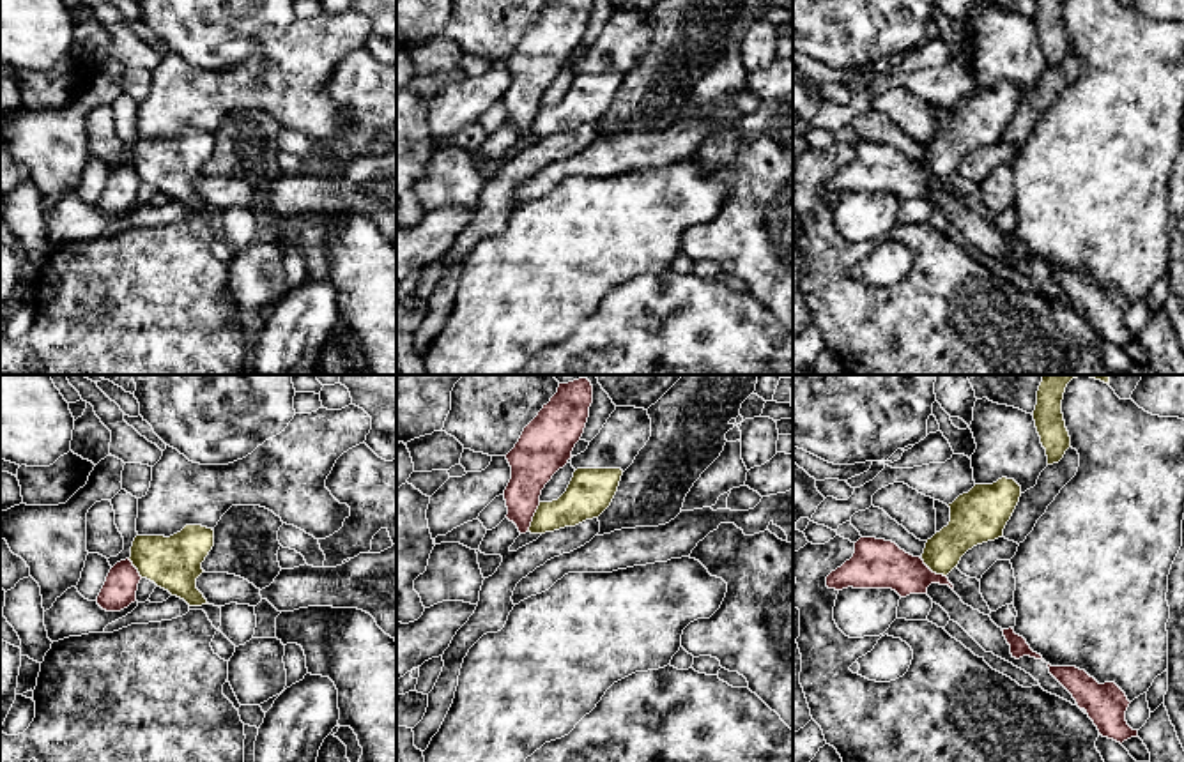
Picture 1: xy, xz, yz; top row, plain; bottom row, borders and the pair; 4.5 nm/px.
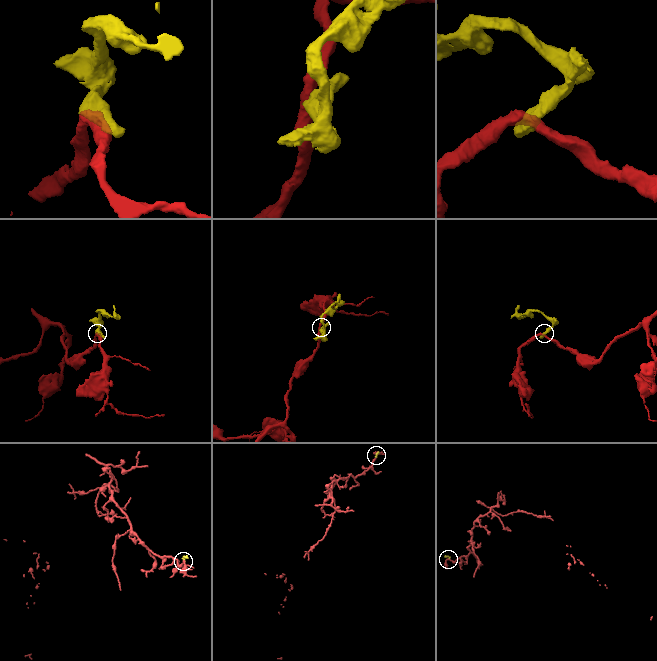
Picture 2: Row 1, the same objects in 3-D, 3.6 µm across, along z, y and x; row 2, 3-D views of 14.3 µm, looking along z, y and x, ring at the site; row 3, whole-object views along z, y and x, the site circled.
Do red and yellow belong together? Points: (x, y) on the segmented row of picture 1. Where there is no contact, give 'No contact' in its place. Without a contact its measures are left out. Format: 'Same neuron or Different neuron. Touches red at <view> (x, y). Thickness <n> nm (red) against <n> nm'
Different neuron. Touches red at xz (533, 515). Thickness 220 nm (red) against 190 nm

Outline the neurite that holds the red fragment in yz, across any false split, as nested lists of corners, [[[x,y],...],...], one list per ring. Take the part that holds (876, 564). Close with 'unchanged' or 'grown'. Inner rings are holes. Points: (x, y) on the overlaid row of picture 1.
[[[860,537],[853,557],[826,576],[828,589],[892,589],[901,598],[927,594],[931,583],[949,585],[954,591],[949,578],[933,573],[920,557],[876,537]]]; unchanged

